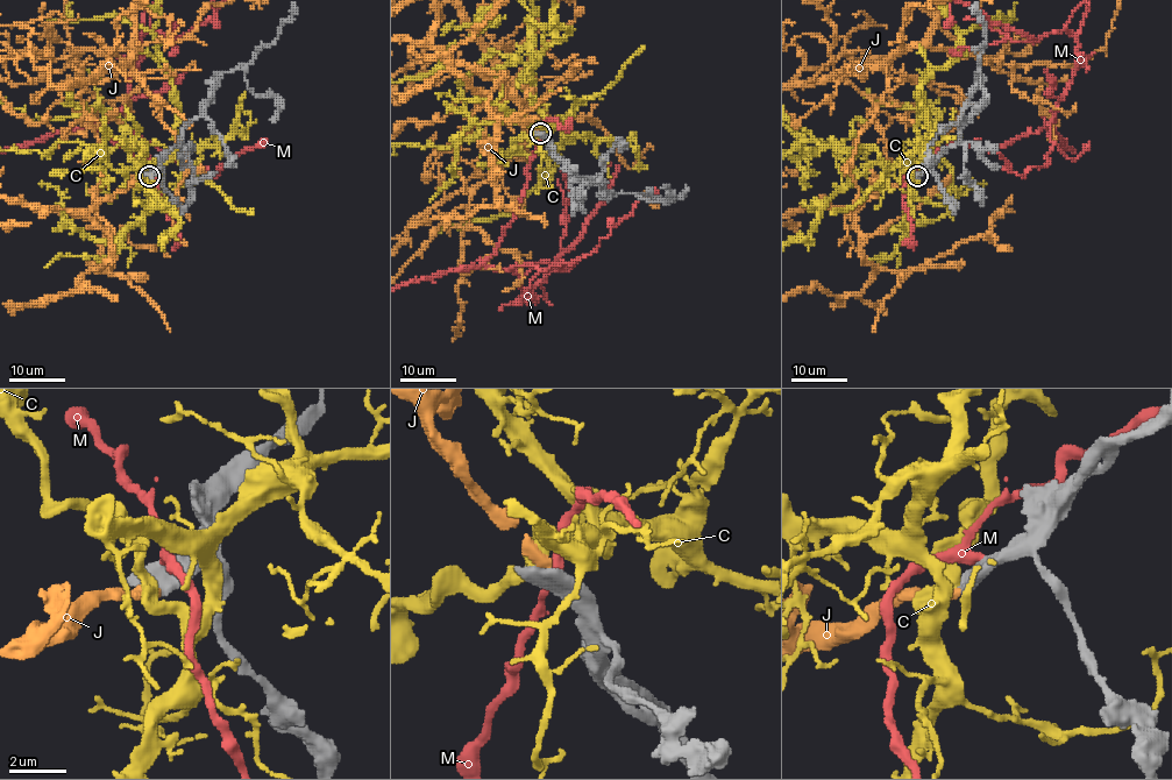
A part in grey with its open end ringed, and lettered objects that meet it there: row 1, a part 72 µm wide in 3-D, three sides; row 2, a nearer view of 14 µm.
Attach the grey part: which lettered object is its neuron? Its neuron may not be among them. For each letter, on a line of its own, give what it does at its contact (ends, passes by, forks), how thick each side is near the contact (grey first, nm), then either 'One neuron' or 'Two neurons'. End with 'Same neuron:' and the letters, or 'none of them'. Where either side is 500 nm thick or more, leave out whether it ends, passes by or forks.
C: Thickness 600 nm (grey) against 380 nm. Two neurons
J: Thickness 600 nm (grey) against 400 nm. One neuron
M: Thickness 500 nm (grey) against 300 nm. Two neurons
Same neuron: J

